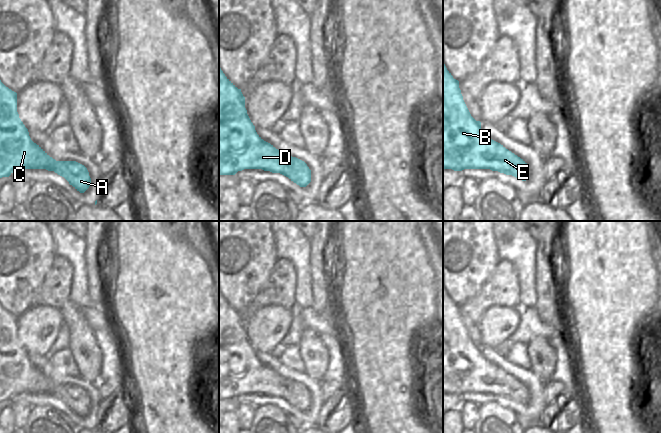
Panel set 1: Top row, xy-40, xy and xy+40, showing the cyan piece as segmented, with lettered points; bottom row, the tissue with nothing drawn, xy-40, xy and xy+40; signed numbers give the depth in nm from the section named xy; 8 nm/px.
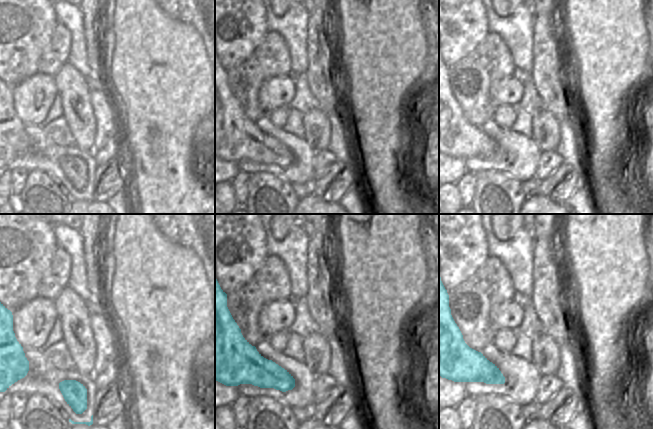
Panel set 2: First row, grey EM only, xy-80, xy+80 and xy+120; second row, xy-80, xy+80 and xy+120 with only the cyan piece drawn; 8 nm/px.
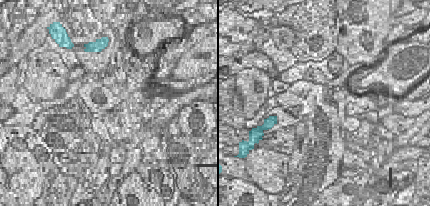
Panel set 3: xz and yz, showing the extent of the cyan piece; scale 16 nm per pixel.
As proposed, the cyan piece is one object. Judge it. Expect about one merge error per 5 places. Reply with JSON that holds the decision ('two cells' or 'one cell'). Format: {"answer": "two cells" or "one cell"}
{"answer": "one cell"}

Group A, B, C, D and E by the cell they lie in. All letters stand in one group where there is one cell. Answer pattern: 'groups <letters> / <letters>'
groups A B C D E

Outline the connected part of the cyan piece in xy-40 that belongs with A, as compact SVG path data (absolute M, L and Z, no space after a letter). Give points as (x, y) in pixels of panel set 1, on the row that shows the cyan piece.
M0 80L0 178L18 169L46 169L64 177L80 193L91 184L87 168L76 161L56 161L34 143L17 112L17 93Z

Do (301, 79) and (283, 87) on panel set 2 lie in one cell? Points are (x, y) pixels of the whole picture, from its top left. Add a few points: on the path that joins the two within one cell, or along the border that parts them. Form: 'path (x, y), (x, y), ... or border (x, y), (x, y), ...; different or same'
border (295, 78), (295, 96), (288, 104); different

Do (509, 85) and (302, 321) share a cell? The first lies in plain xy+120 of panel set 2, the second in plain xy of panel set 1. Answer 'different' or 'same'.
different

